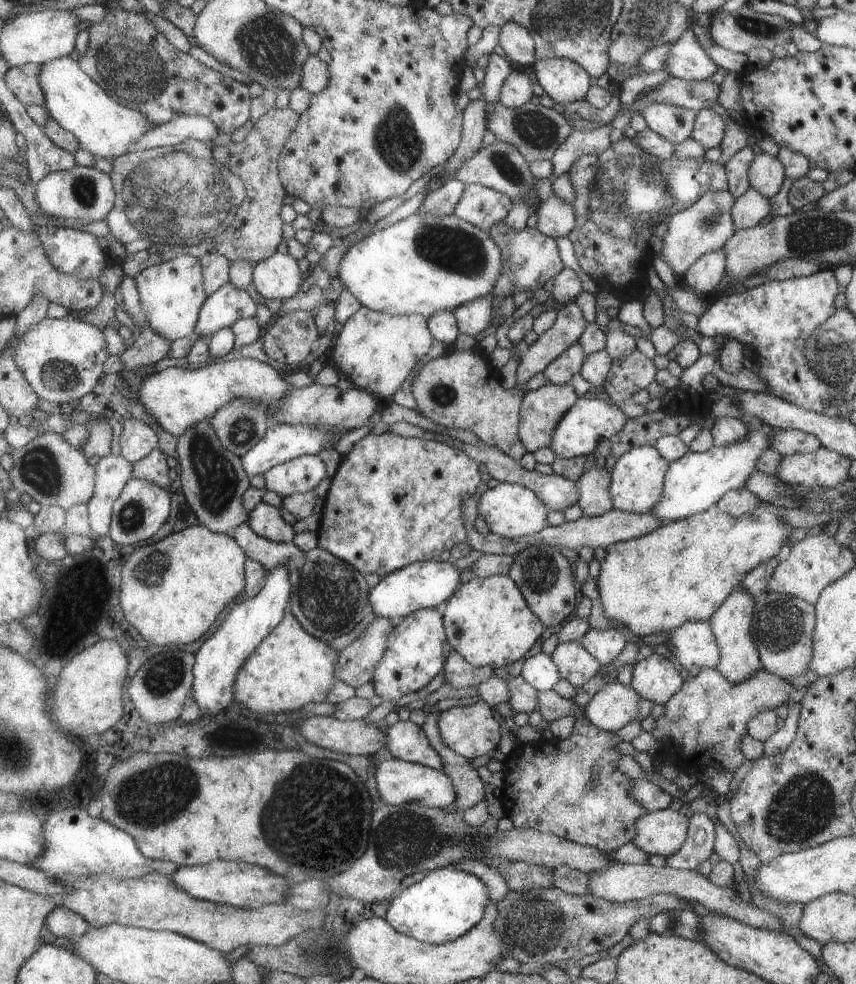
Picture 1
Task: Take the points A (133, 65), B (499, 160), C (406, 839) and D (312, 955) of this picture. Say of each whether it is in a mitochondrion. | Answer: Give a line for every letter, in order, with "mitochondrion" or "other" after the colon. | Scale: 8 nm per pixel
A: mitochondrion
B: mitochondrion
C: mitochondrion
D: mitochondrion

